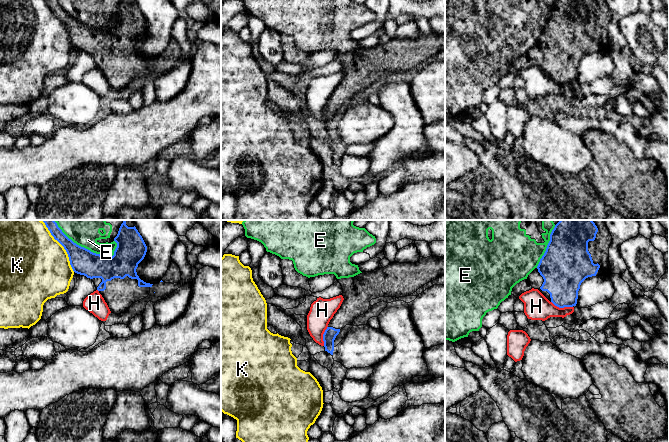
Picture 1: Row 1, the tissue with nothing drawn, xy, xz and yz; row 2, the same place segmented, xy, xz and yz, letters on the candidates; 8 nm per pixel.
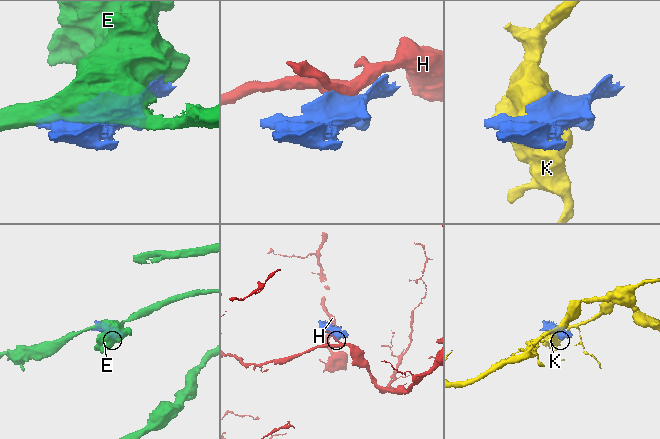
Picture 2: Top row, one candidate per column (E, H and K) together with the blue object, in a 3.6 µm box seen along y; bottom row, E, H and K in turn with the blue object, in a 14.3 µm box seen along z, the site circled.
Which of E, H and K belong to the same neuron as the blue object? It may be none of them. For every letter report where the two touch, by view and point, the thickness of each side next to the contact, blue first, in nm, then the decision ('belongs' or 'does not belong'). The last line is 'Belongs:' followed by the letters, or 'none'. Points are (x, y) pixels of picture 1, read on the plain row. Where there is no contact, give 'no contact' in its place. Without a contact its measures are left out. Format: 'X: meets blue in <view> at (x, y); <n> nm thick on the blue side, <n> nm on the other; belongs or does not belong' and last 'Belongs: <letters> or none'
E: meets blue in xy at (85, 24); 200 nm thick on the blue side, 190 nm on the other; does not belong
H: meets blue in yz at (562, 83); 300 nm thick on the blue side, 200 nm on the other; does not belong
K: meets blue in xy at (64, 24); 200 nm thick on the blue side, 500 nm on the other; does not belong
Belongs: none

